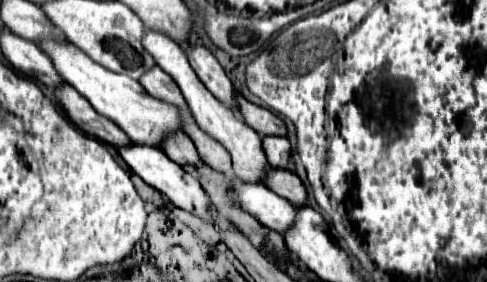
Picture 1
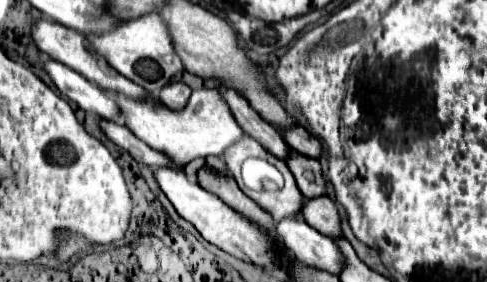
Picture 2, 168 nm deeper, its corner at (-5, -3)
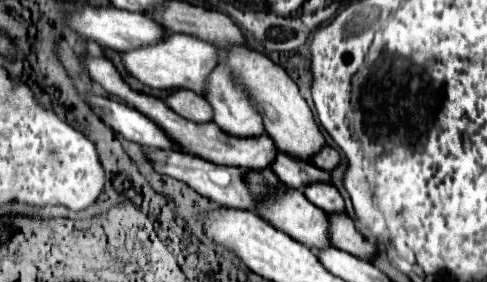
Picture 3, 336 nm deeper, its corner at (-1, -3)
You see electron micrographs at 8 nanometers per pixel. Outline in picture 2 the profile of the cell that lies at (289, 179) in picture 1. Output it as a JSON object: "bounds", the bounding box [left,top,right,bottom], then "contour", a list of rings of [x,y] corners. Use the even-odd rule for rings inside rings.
{"bounds":[303,196,343,240],"contour":[[[327,196],[307,200],[303,206],[303,218],[307,224],[311,224],[311,228],[315,228],[317,232],[323,232],[325,236],[331,236],[333,240],[335,236],[343,236],[339,210],[335,202]]]}

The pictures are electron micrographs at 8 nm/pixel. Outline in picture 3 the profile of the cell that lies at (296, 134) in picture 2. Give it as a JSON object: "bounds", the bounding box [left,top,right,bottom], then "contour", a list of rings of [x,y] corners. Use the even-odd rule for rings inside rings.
{"bounds":[311,146,339,170],"contour":[[[323,146],[313,158],[311,162],[317,166],[317,168],[323,168],[323,170],[333,170],[337,164],[339,164],[339,152],[333,150],[331,146]]]}

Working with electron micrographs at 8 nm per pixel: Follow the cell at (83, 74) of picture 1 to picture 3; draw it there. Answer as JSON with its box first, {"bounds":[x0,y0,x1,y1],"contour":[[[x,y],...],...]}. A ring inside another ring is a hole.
{"bounds":[203,66,265,138],"contour":[[[225,66],[209,74],[203,98],[213,108],[213,122],[221,132],[235,138],[253,138],[265,132],[259,112],[247,102],[247,96],[237,88],[235,78]]]}

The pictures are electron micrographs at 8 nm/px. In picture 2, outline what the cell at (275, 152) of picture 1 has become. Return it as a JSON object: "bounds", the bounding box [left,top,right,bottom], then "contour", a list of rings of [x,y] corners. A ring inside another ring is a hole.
{"bounds":[287,152,327,198],"contour":[[[291,152],[287,166],[293,172],[297,186],[305,198],[315,198],[315,196],[327,194],[327,184],[325,184],[323,172],[321,172],[321,164],[317,160],[305,158],[299,152]]]}

